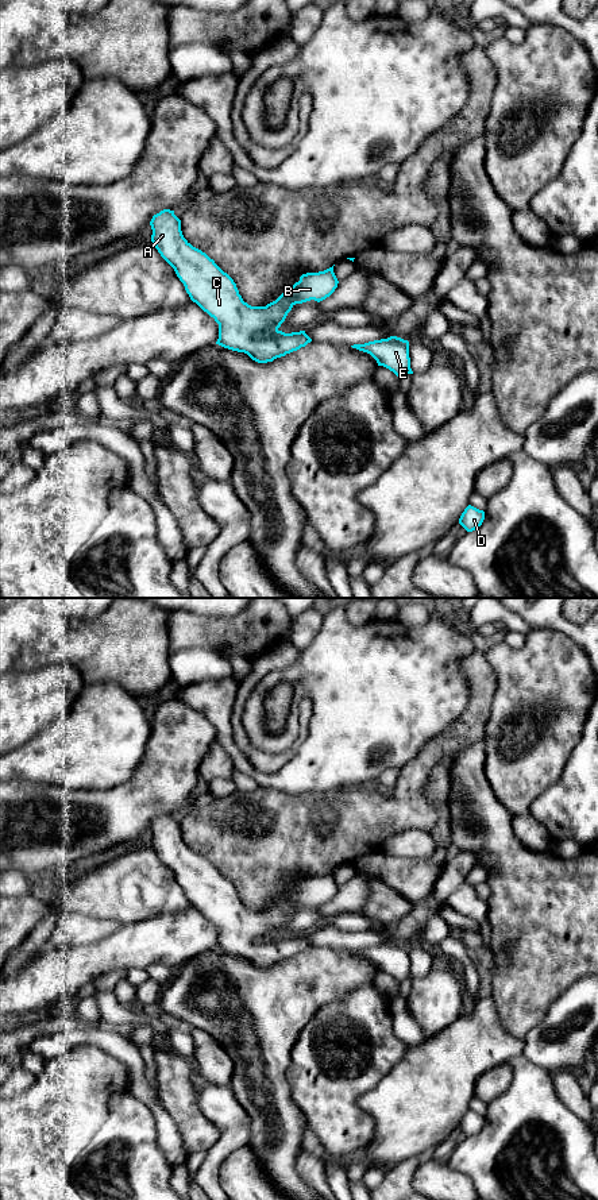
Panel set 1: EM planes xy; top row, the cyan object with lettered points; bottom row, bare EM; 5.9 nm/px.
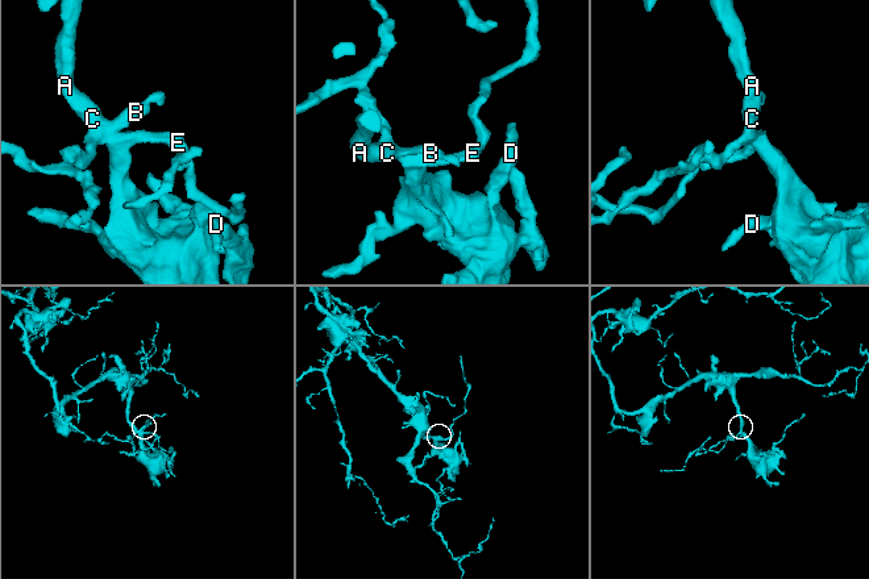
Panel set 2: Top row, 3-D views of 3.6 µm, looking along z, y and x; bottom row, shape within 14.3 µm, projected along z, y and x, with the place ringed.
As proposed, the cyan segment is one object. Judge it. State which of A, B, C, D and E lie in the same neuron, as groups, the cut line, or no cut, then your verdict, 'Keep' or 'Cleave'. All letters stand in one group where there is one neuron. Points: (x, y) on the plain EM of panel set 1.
Groups: A B C D E. No split. Keep

